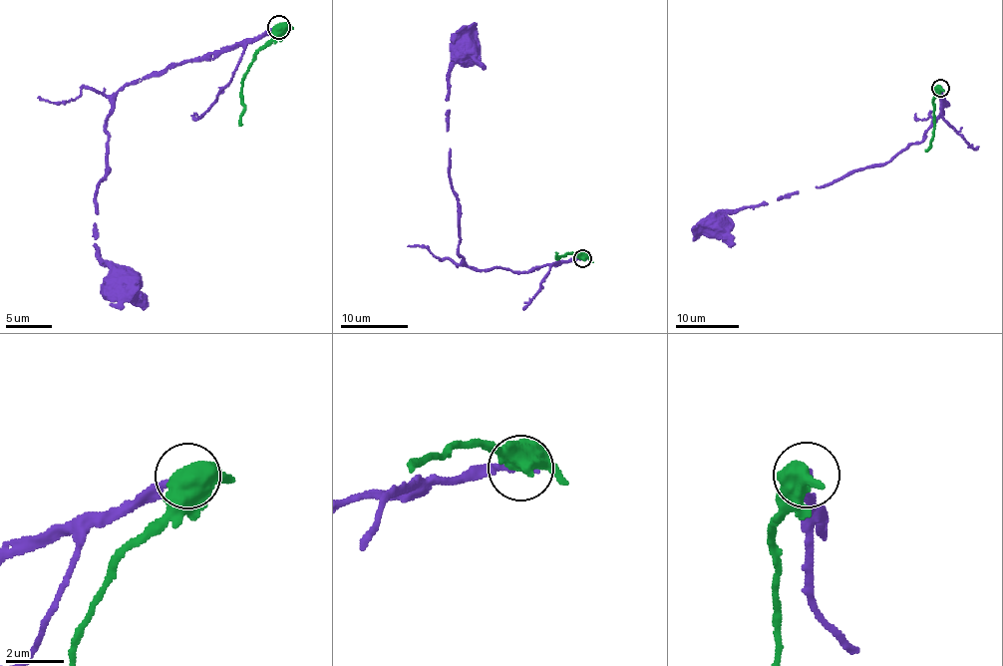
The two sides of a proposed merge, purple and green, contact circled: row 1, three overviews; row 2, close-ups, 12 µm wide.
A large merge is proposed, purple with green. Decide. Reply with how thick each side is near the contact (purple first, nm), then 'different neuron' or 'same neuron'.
calibres 280 and 600 nm; different neuron

